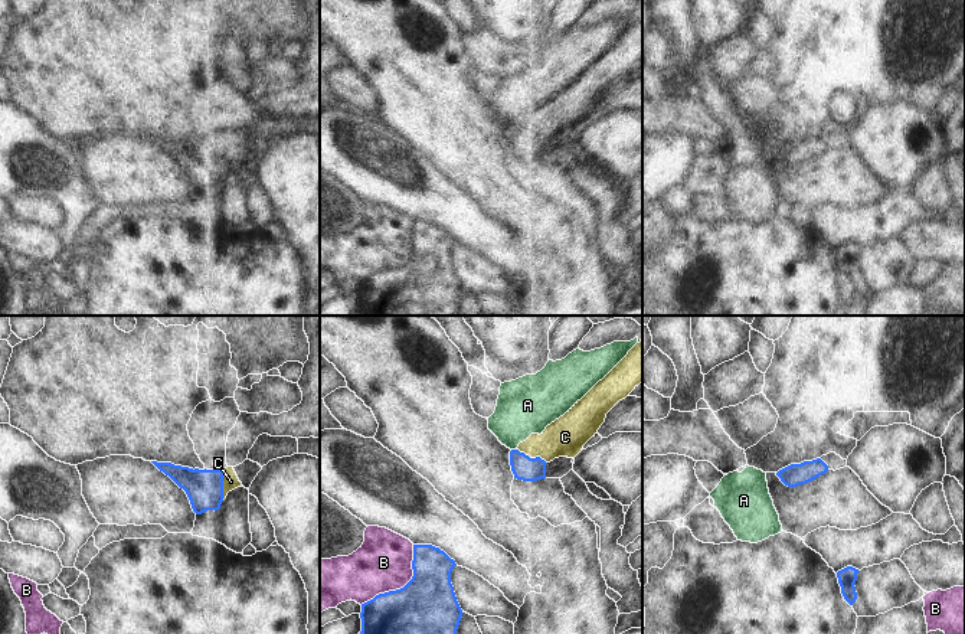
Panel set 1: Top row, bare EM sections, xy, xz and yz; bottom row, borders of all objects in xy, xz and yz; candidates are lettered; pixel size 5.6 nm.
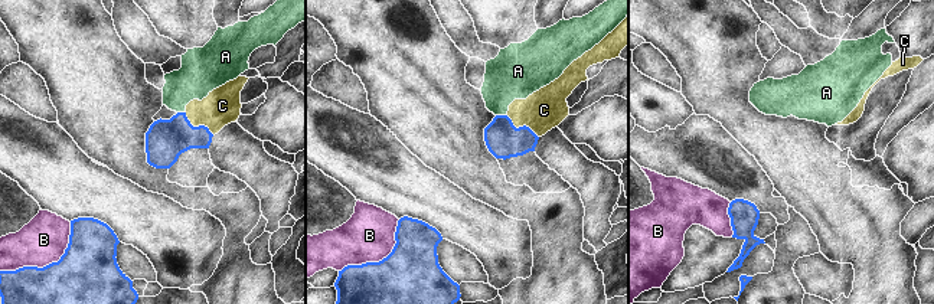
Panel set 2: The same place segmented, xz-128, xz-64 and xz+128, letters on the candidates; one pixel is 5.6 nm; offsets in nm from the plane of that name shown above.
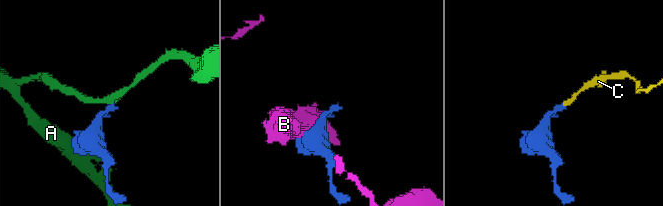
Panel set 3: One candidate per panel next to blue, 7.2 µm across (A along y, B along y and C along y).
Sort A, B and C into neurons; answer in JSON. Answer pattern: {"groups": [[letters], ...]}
{"groups": [["A"], ["B"], ["C"]]}

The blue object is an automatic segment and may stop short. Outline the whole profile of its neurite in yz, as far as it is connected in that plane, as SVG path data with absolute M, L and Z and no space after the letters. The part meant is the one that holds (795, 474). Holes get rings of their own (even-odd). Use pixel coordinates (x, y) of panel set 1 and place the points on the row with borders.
M821 460L804 461L801 464L791 464L776 473L781 481L788 487L807 484L817 477L825 474L828 465Z

